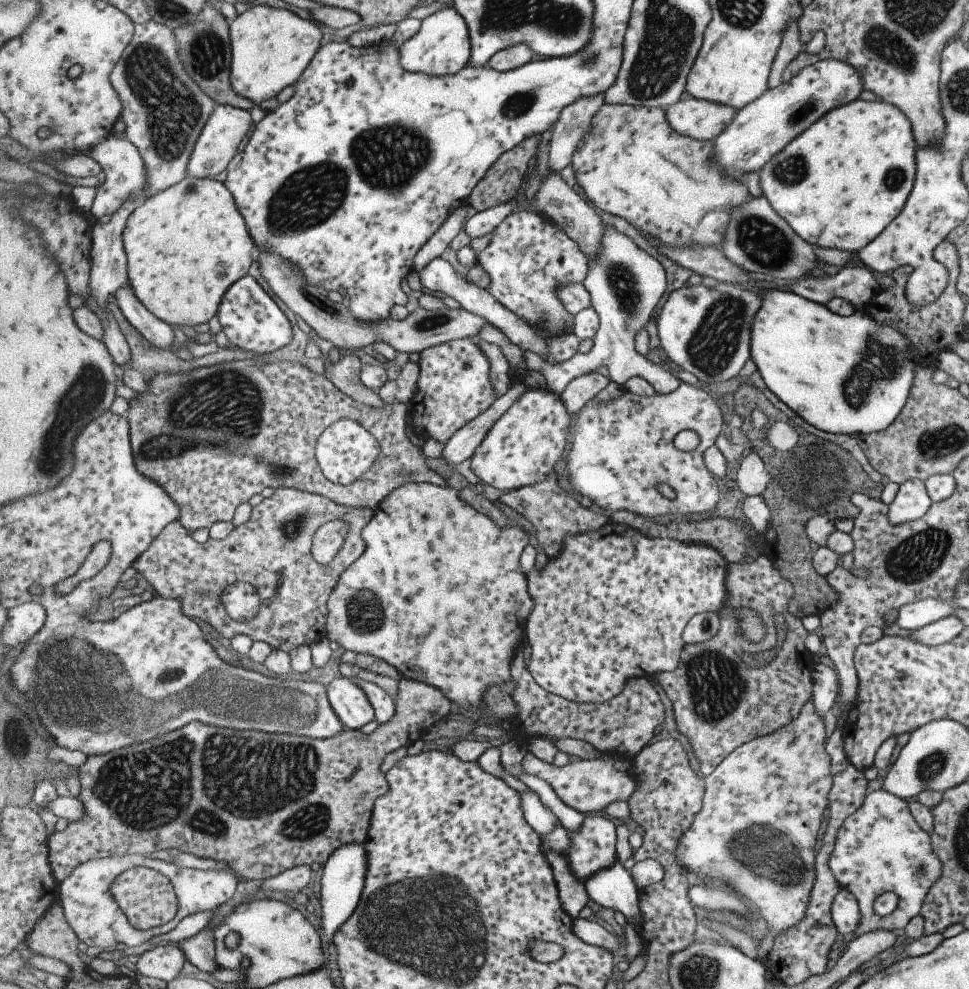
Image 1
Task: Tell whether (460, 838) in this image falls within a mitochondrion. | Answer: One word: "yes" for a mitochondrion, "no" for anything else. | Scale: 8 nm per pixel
no

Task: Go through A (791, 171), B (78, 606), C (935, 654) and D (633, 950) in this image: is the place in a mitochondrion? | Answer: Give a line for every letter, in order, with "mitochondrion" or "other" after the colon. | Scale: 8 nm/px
A: mitochondrion
B: other
C: other
D: other

